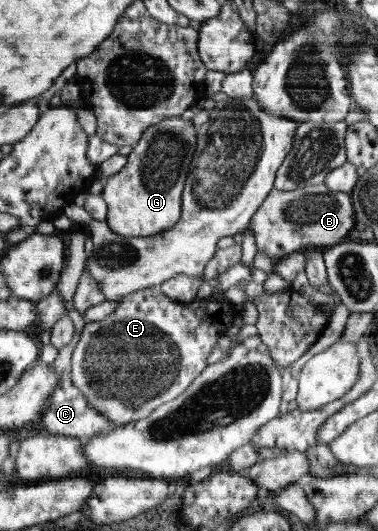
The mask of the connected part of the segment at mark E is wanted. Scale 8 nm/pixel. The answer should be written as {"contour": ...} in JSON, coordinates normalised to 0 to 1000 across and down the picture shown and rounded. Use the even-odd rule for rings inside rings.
{"contour":[[[421,539],[341,552],[304,569],[310,582],[294,593],[267,605],[225,608],[188,674],[190,721],[299,806],[386,789],[426,763],[463,753],[505,729],[511,716],[540,699],[548,672],[574,638],[616,612],[622,597],[643,582],[622,584],[598,559],[585,567],[561,557],[542,563],[521,559],[505,571],[452,567],[437,552],[426,552]]]}

